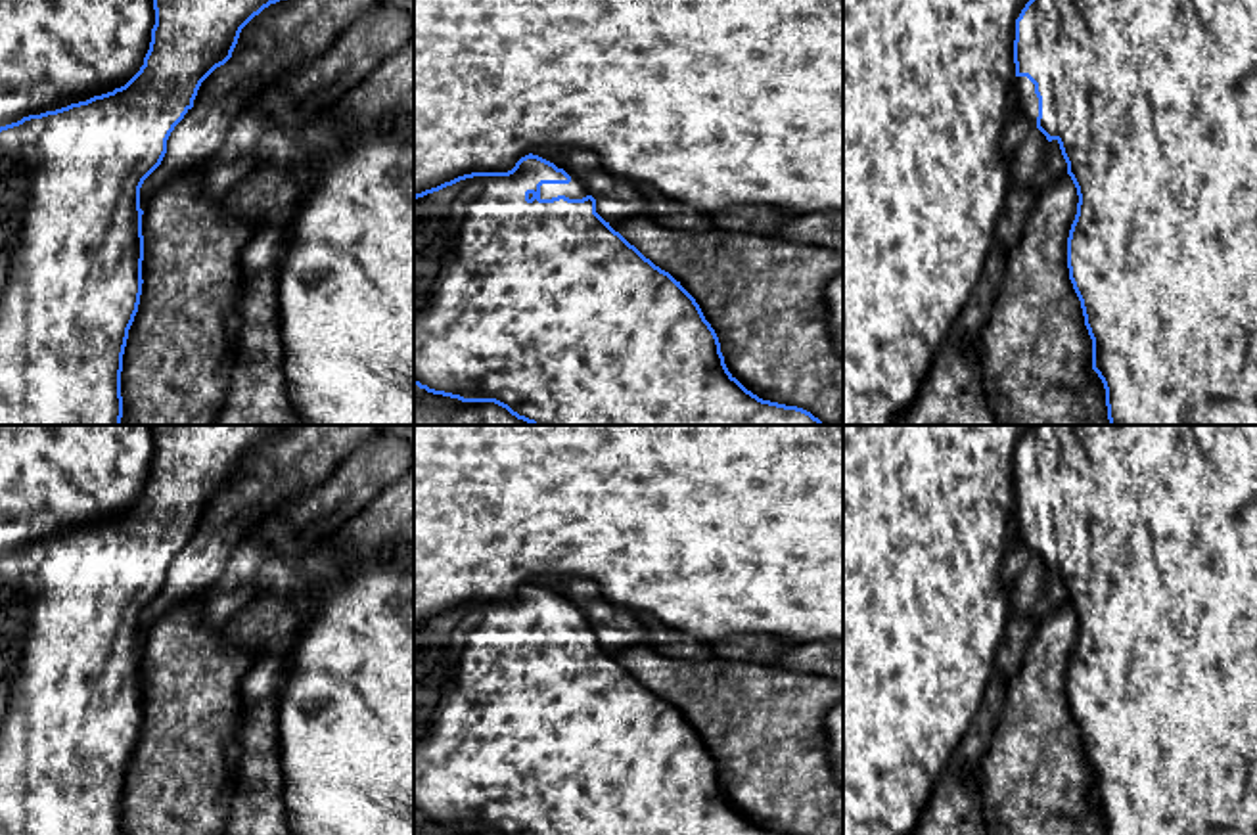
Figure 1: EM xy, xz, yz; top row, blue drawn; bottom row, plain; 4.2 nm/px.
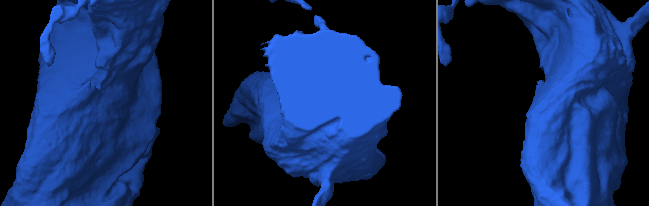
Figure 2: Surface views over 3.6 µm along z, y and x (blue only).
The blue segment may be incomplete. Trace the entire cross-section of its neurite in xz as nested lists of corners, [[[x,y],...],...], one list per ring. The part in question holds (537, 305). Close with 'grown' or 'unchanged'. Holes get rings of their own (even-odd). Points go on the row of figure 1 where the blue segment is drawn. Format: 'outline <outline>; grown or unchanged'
outline [[[521,157],[508,172],[471,172],[414,195],[414,385],[462,402],[494,402],[531,425],[824,425],[811,412],[763,400],[726,368],[696,299],[596,213],[596,199],[561,163]]]; grown

